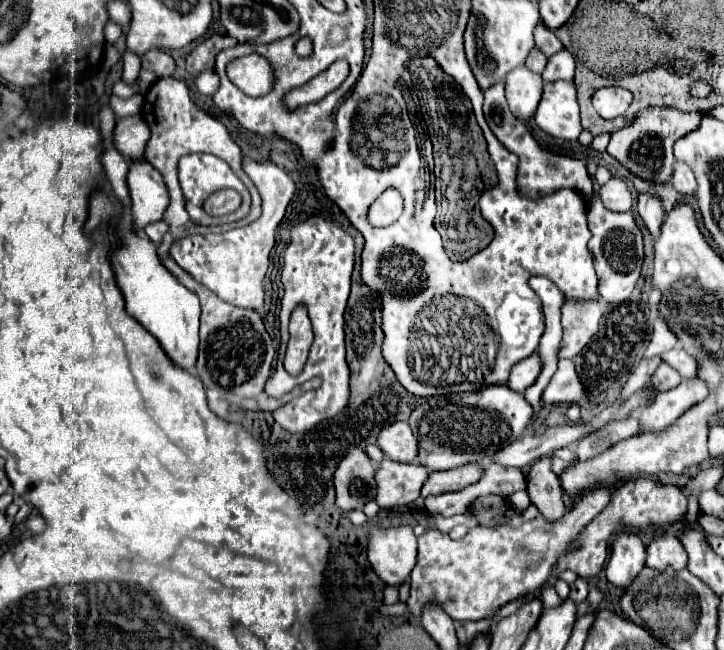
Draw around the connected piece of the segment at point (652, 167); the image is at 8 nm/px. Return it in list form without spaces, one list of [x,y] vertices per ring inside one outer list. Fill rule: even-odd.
[[[645,108],[639,112],[635,122],[611,134],[607,152],[633,176],[639,176],[651,184],[665,184],[673,174],[673,144],[683,138],[683,134],[697,130],[699,122],[701,114],[697,112],[681,112],[677,108]]]

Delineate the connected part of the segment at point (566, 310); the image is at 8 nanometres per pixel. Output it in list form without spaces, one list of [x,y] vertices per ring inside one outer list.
[[[569,300],[561,306],[563,342],[559,346],[559,360],[577,356],[587,342],[597,334],[601,320],[599,300]]]

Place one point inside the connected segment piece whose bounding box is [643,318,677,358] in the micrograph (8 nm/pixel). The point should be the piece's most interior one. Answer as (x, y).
(661, 339)

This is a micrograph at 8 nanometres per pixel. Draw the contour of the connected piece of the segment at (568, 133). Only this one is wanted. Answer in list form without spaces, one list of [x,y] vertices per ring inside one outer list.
[[[557,80],[543,84],[543,98],[539,102],[535,122],[545,134],[553,138],[579,138],[583,128],[579,124],[579,104],[573,82]]]

